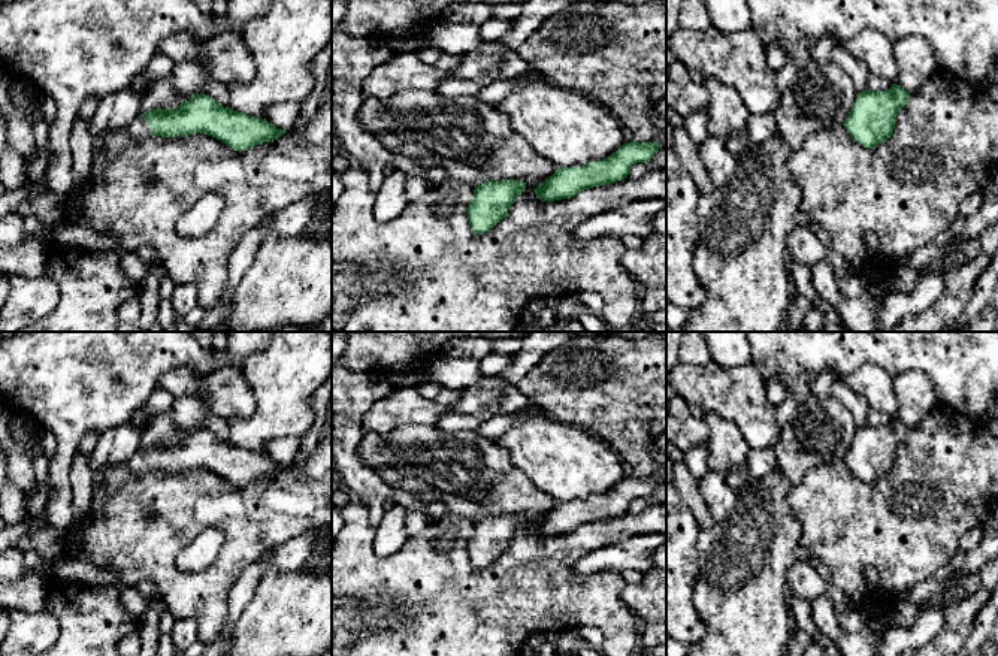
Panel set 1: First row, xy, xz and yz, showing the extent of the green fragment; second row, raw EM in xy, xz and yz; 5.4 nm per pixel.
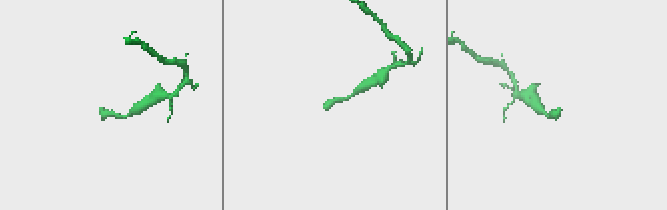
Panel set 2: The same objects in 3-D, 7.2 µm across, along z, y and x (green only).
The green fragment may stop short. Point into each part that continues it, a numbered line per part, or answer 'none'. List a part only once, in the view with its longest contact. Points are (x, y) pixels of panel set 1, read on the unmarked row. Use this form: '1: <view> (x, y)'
1: xy (138, 463)

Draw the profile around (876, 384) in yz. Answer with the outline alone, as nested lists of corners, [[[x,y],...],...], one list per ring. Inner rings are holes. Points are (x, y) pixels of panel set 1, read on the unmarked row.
[[[865,363],[843,381],[852,392],[864,396],[871,409],[896,418],[898,397],[893,375],[874,363]]]

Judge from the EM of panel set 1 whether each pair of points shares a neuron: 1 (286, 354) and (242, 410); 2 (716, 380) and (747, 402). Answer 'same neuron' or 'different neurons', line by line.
1: different neurons
2: same neuron

